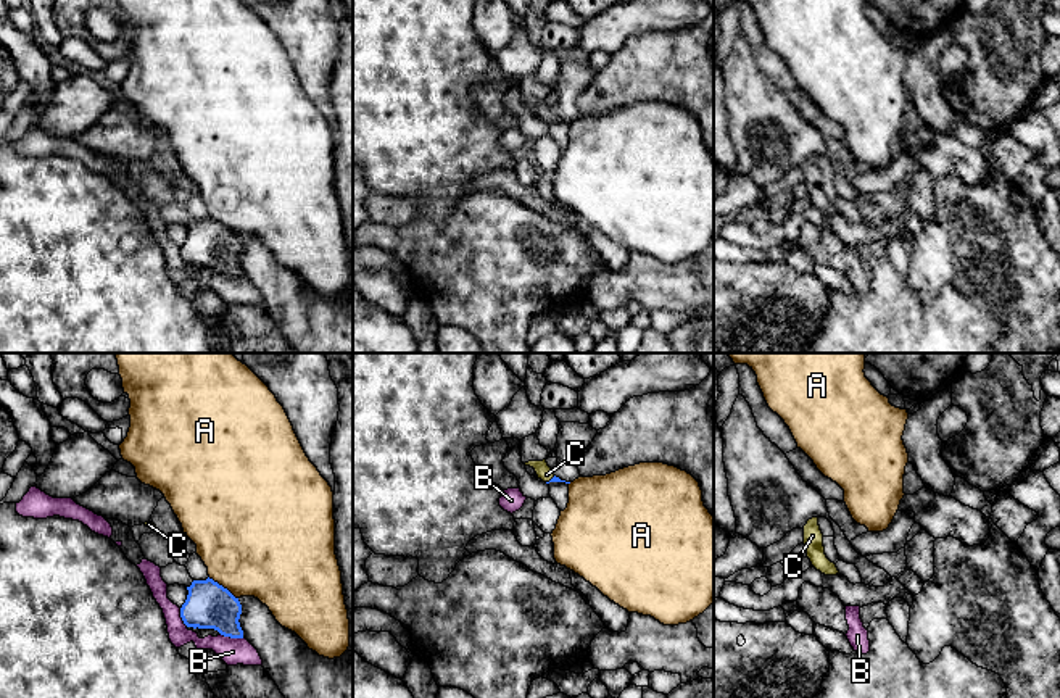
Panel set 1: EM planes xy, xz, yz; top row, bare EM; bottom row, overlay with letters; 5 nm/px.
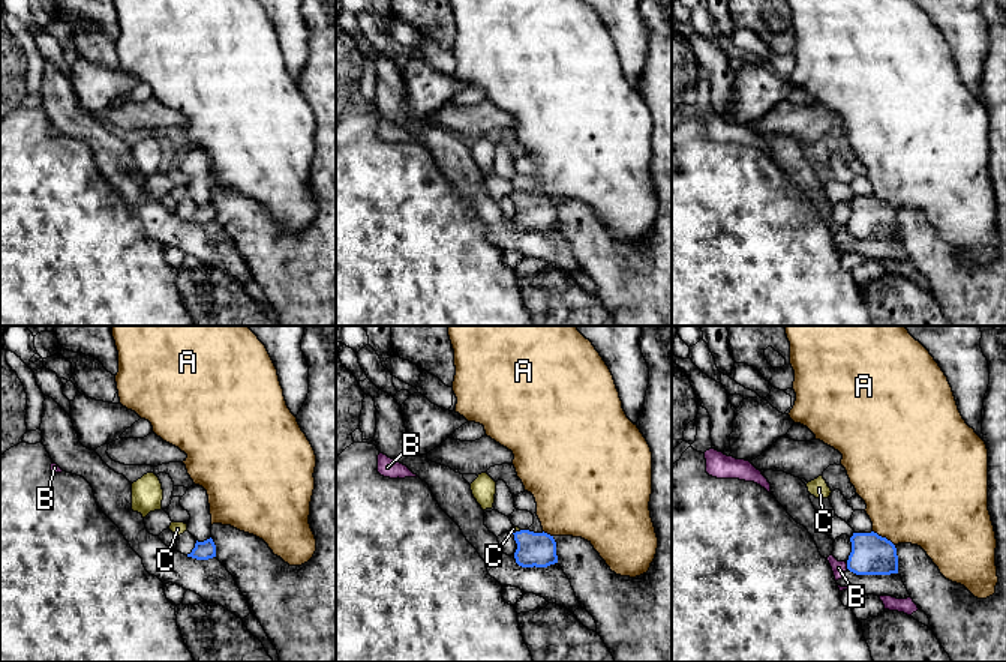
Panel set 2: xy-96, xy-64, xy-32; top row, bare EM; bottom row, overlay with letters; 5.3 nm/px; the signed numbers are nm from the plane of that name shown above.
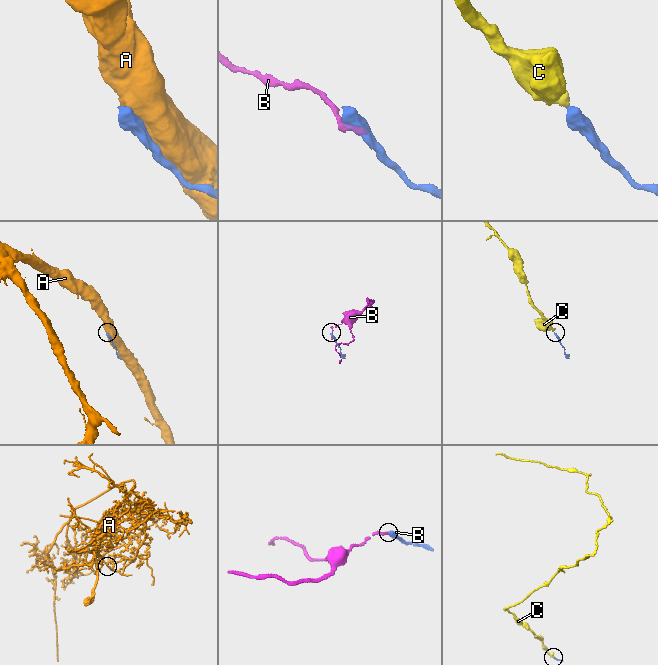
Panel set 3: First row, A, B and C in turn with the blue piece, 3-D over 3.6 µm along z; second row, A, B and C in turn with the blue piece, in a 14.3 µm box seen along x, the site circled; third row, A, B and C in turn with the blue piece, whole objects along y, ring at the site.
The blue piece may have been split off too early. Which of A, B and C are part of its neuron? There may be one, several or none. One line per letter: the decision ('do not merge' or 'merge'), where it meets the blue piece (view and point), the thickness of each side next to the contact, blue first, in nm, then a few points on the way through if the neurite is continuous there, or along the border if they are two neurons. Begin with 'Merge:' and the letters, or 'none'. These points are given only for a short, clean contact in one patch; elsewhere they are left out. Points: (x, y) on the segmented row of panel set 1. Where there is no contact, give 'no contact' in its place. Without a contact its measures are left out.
Merge: C
A: do not merge; contact xy (221, 585); calibres 240 and 500 nm
B: do not merge; contact xy (232, 637); calibres 240 and 140 nm; border xy (221, 634), (231, 639), (242, 639)
C: merge; contact xz (551, 479); calibres 30 and 80 nm; way xz (554, 479), (551, 479), (543, 471)

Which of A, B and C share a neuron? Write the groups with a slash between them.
A / B / C

